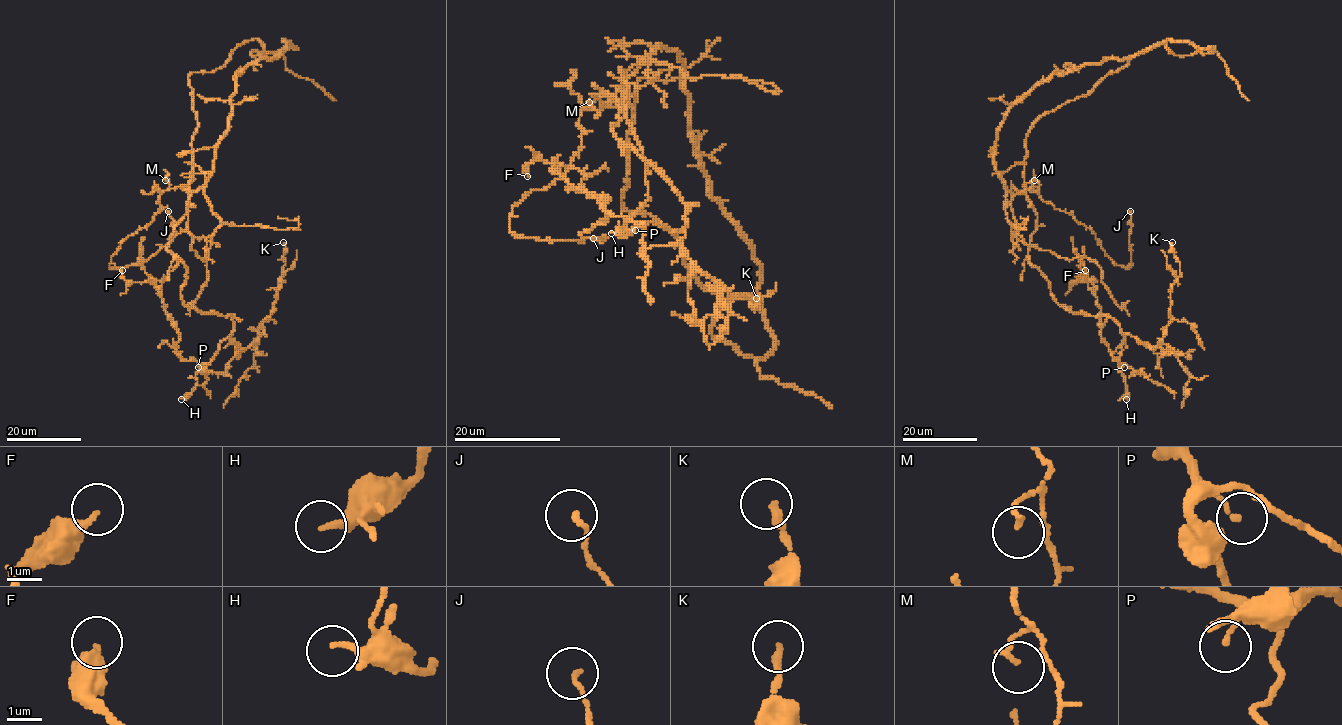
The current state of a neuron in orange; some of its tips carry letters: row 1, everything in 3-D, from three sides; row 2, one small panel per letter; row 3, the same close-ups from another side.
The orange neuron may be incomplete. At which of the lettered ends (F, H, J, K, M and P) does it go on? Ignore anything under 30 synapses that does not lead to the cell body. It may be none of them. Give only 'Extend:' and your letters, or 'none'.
Extend: none

